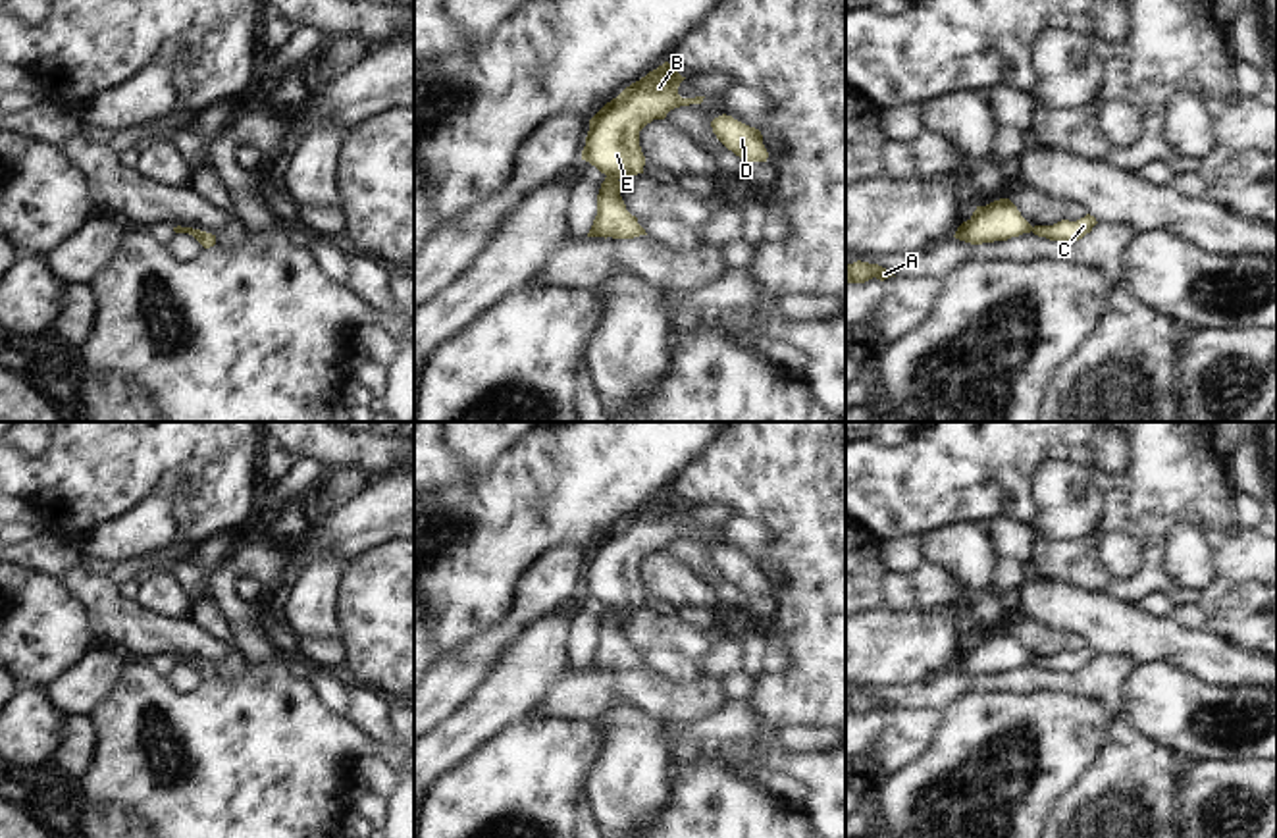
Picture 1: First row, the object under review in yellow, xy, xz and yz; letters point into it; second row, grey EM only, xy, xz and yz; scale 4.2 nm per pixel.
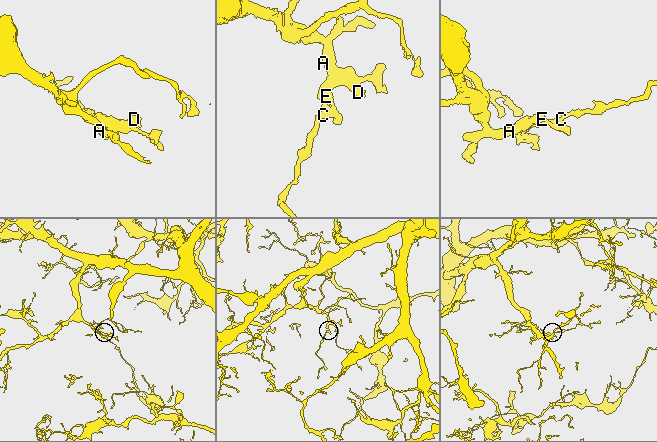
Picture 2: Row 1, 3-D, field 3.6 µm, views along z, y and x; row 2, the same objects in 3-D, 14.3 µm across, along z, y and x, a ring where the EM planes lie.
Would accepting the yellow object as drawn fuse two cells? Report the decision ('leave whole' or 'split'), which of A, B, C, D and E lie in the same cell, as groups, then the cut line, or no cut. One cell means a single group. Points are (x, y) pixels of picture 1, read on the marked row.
leave whole | A B C D E | no cut

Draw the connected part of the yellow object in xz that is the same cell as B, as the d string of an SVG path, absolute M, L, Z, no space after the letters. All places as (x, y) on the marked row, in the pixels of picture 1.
M665 62L607 102L591 119L582 160L605 173L597 195L597 216L587 237L634 239L647 235L638 218L626 210L620 181L643 173L645 156L639 131L653 119L665 119L680 106L701 104L705 96L682 98L682 77Z

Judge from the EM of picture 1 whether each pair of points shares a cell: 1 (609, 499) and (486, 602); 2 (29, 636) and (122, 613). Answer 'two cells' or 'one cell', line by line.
1: one cell
2: two cells

